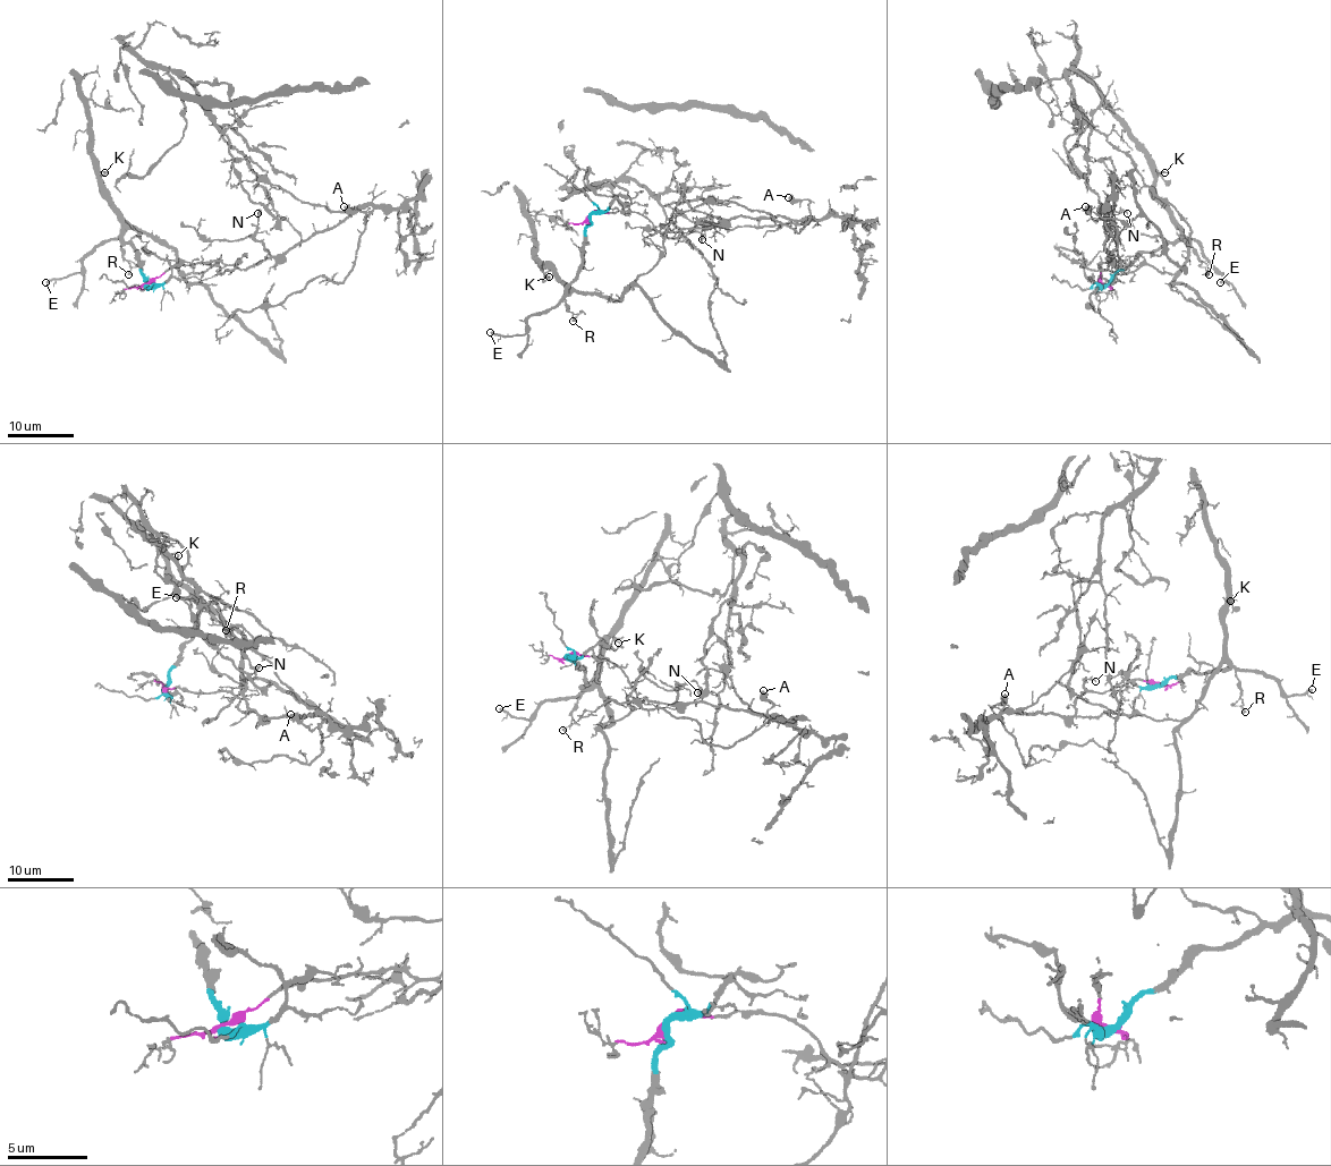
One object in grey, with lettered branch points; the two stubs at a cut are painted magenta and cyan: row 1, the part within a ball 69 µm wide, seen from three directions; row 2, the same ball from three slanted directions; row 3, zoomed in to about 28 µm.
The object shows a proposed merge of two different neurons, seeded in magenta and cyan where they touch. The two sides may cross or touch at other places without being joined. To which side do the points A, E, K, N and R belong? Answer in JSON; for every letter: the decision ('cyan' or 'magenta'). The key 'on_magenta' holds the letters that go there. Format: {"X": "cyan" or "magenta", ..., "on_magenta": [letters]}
{"A": "magenta", "E": "cyan", "K": "cyan", "N": "magenta", "R": "cyan", "on_magenta": ["A", "N"]}

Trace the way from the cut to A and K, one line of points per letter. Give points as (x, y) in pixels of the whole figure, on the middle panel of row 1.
A: (588, 215), (639, 212), (668, 237), (740, 215), (816, 221), (806, 199), (788, 197)
K: (588, 218), (581, 269), (566, 291), (566, 284), (545, 266), (543, 270), (549, 277)

